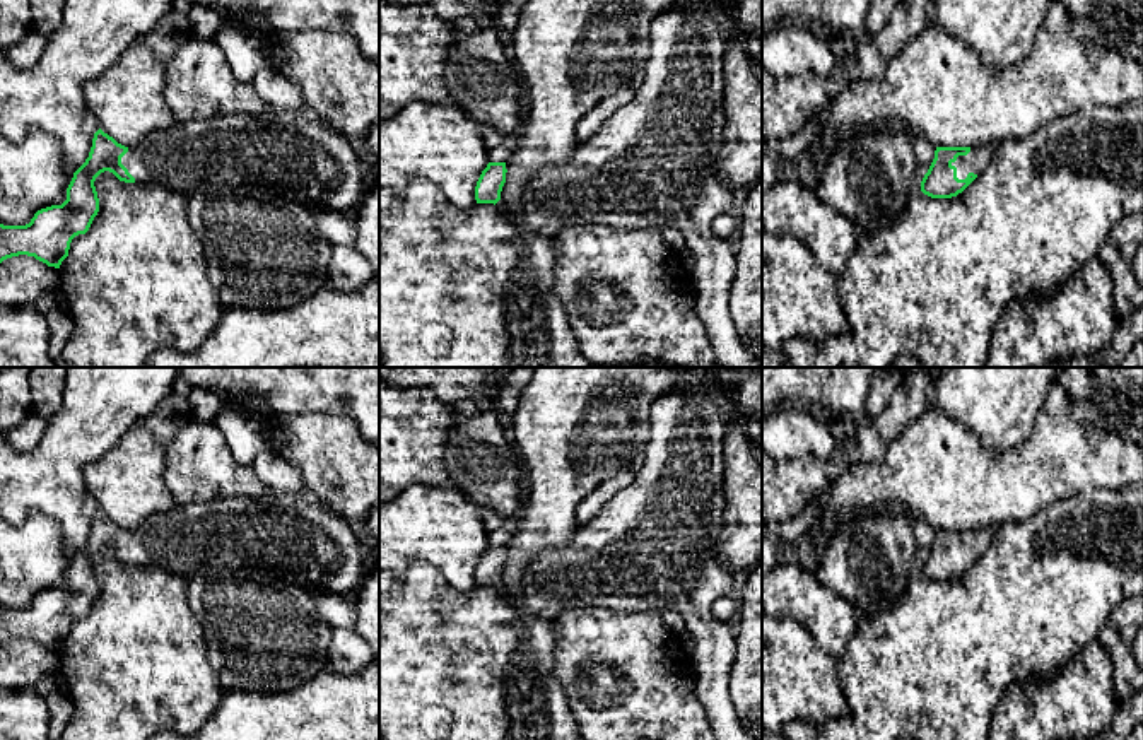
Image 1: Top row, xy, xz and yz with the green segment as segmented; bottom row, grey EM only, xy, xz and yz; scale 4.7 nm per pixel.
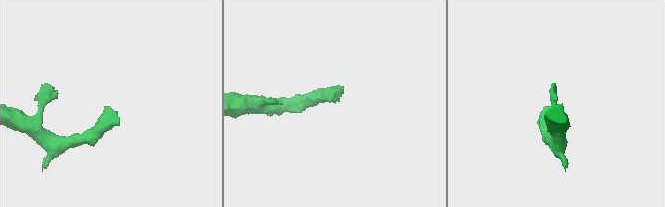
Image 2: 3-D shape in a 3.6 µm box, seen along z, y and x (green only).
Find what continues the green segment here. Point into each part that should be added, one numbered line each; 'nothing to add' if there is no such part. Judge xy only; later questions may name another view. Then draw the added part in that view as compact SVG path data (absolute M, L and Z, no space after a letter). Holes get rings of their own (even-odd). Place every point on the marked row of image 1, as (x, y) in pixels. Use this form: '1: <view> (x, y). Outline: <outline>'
1: xy (293, 152). Outline: M306 104L261 115L226 115L188 120L152 132L121 157L135 183L152 183L181 193L198 185L232 185L267 190L308 203L313 212L355 212L367 181L352 142L333 132Z

